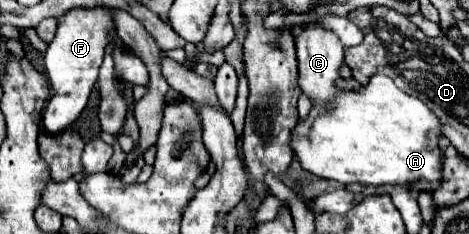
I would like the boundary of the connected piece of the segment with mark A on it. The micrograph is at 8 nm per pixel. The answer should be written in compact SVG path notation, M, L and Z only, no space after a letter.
M374 74L368 86L360 92L340 92L336 110L332 114L310 112L306 122L296 126L296 156L304 170L314 176L336 180L340 184L366 184L366 186L404 186L410 190L434 192L442 186L442 150L438 146L442 124L438 116L418 98L396 88L392 78Z

